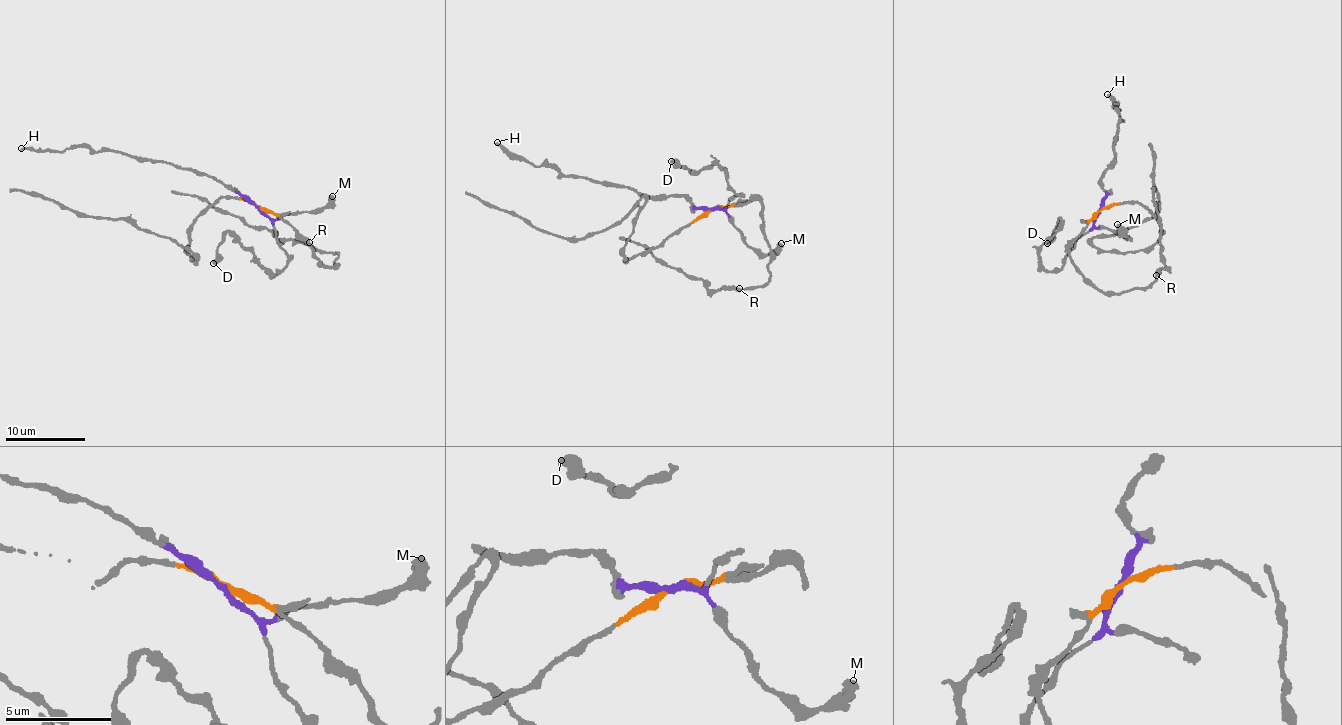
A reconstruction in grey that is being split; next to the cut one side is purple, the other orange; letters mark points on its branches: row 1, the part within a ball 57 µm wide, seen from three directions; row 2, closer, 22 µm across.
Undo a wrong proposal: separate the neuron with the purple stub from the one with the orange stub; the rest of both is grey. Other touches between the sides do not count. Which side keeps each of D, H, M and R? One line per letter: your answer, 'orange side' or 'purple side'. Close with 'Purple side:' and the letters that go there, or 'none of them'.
D: purple side
H: purple side
M: purple side
R: orange side
Purple side: D, H, M

